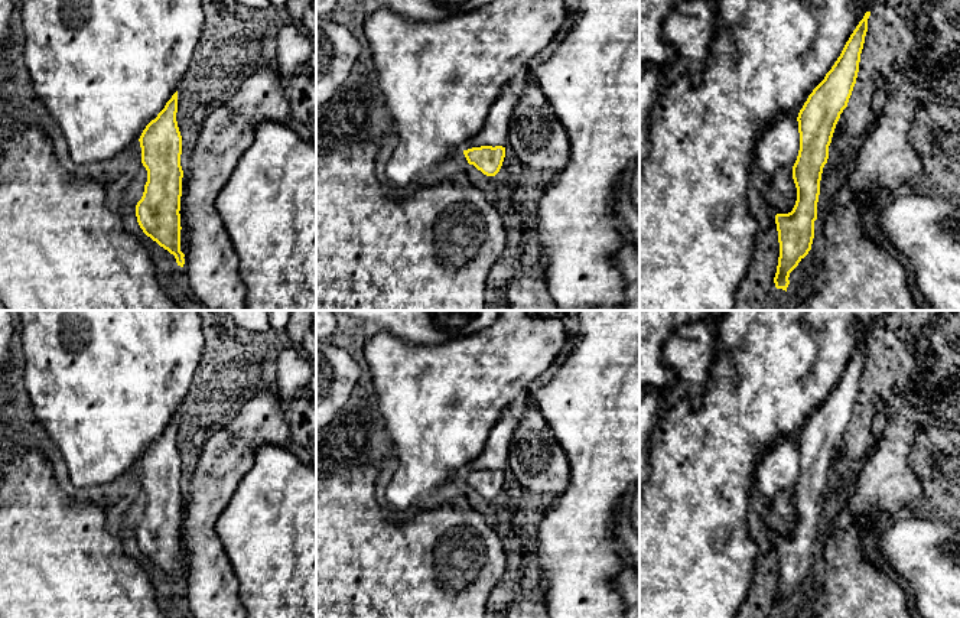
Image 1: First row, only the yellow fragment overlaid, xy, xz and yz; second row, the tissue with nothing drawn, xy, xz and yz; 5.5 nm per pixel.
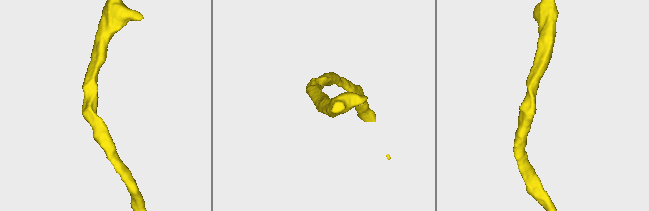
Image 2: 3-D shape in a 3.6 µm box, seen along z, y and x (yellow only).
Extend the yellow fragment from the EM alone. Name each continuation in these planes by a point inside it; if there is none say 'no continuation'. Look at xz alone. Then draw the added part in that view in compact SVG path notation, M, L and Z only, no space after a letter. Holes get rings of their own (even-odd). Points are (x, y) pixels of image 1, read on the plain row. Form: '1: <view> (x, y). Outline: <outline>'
no continuation

